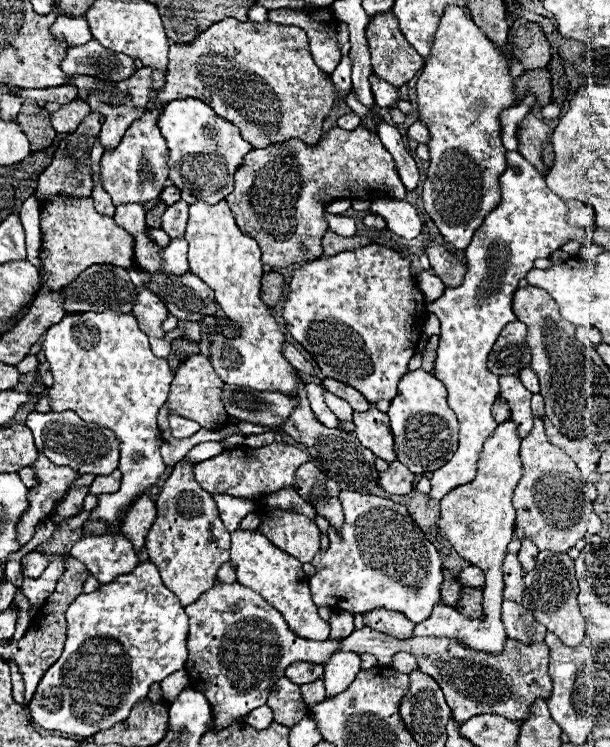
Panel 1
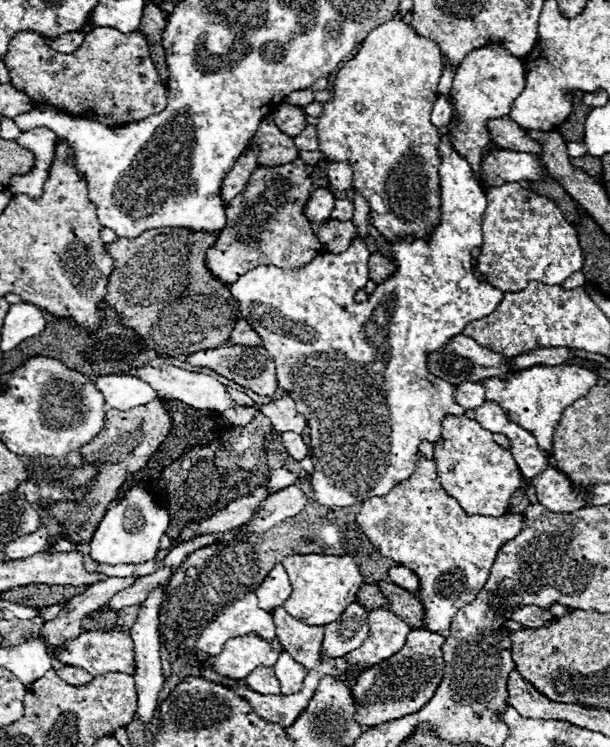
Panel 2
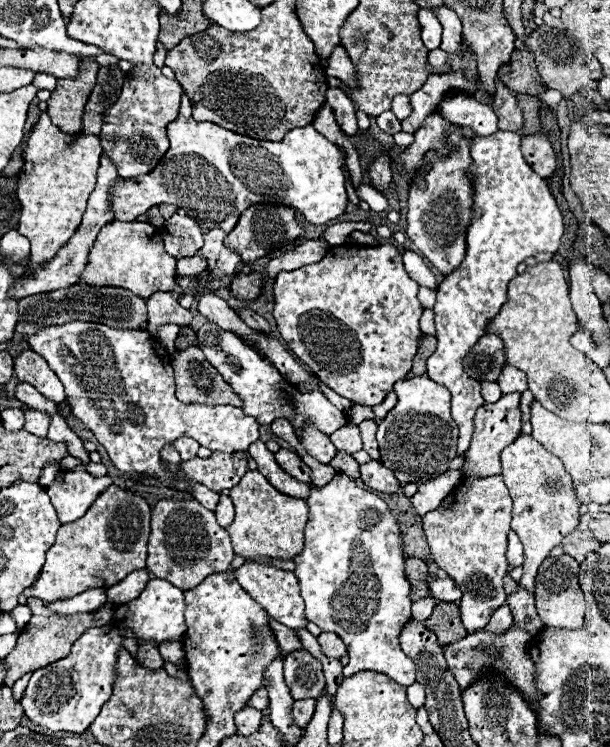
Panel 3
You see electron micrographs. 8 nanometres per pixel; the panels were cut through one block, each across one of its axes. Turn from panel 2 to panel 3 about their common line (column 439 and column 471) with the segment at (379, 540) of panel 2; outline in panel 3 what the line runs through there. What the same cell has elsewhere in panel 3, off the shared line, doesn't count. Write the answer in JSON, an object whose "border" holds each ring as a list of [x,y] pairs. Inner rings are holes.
{"border":[[[502,474],[464,480],[444,498],[442,506],[426,512],[422,518],[434,562],[462,588],[460,614],[468,632],[484,630],[492,612],[506,600],[502,578],[508,570],[506,536],[510,520],[512,500]]]}

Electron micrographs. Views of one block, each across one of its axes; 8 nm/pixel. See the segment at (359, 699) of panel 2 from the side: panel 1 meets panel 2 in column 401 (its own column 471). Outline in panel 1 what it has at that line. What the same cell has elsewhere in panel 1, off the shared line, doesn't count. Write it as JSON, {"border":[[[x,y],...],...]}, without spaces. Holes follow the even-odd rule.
{"border":[[[364,626],[344,638],[340,650],[374,654],[378,658],[378,664],[384,666],[390,664],[390,656],[394,652],[410,652],[418,660],[420,670],[440,684],[458,724],[464,724],[464,720],[470,720],[478,714],[496,714],[508,720],[524,720],[530,702],[538,698],[548,700],[552,692],[552,680],[548,676],[550,650],[546,644],[528,646],[516,640],[506,640],[502,656],[490,656],[484,652],[470,652],[470,648],[462,648],[462,644],[446,638],[416,636],[410,640],[398,640]]]}

